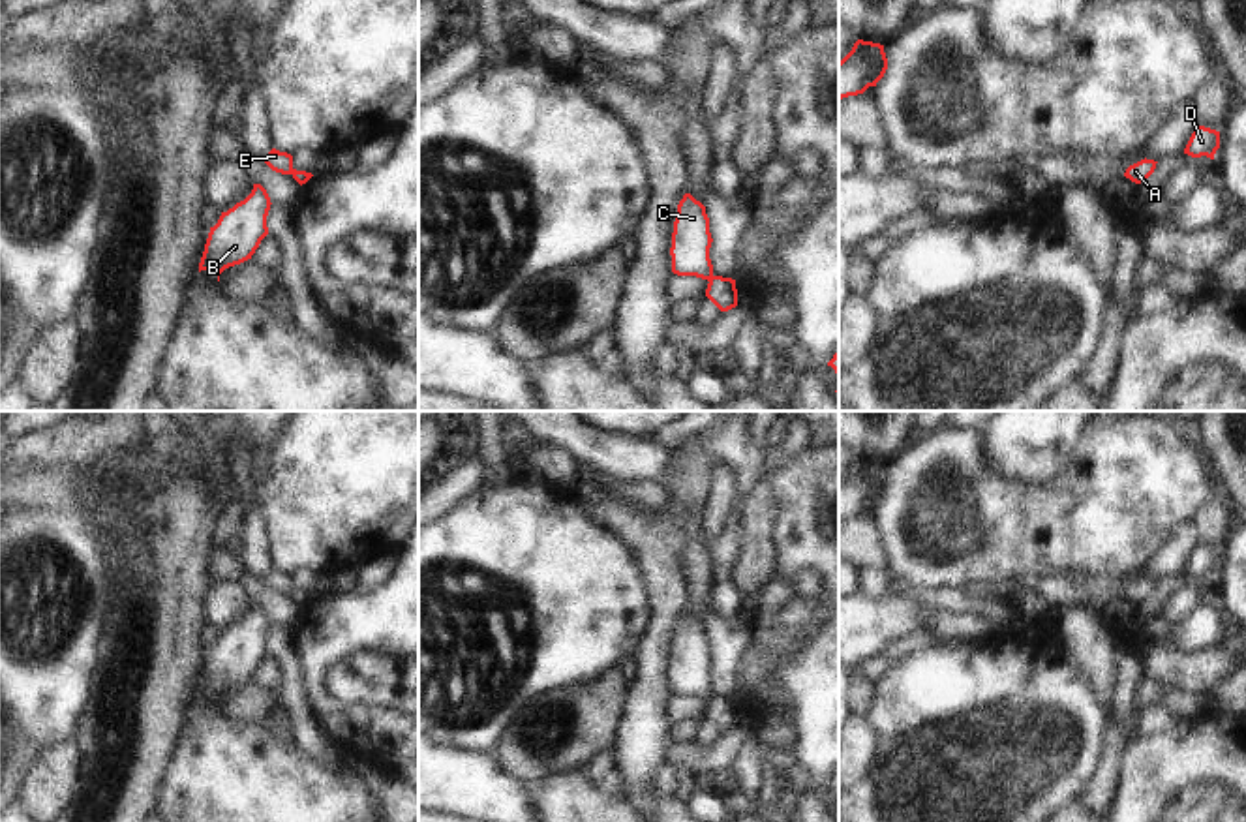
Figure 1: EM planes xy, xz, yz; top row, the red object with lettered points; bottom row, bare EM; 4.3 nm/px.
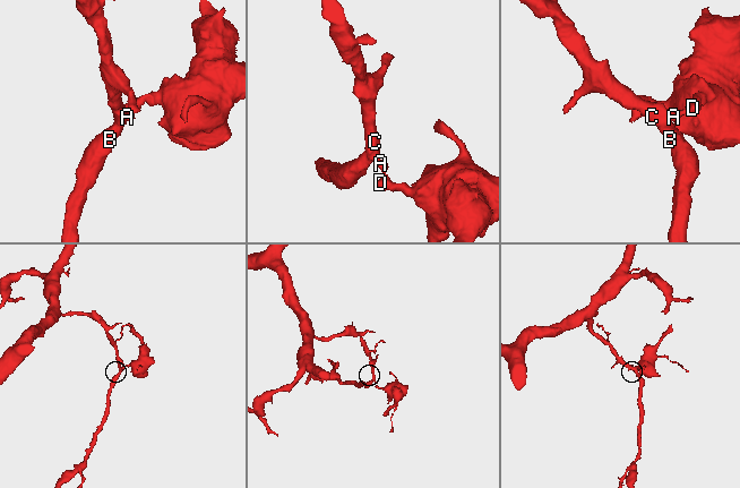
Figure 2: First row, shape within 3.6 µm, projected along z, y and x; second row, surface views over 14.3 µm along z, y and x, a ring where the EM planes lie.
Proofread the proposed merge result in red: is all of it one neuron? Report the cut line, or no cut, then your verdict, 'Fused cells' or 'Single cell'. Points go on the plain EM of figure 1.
Split along xz (714, 697), (710, 702). Fused cells.

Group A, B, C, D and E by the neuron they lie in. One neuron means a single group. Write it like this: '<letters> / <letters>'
A D / B C E

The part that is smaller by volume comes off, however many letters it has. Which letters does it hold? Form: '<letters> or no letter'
A, D

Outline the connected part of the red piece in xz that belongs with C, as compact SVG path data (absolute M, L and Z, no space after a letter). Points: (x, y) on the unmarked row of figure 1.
M685 614L677 625L674 653L672 653L672 693L677 696L696 696L711 702L713 685L709 679L711 668L709 638L706 627L691 614Z

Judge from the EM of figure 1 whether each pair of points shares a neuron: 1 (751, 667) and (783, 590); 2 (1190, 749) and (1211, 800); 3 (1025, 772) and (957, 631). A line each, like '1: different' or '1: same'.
1: same
2: same
3: different

